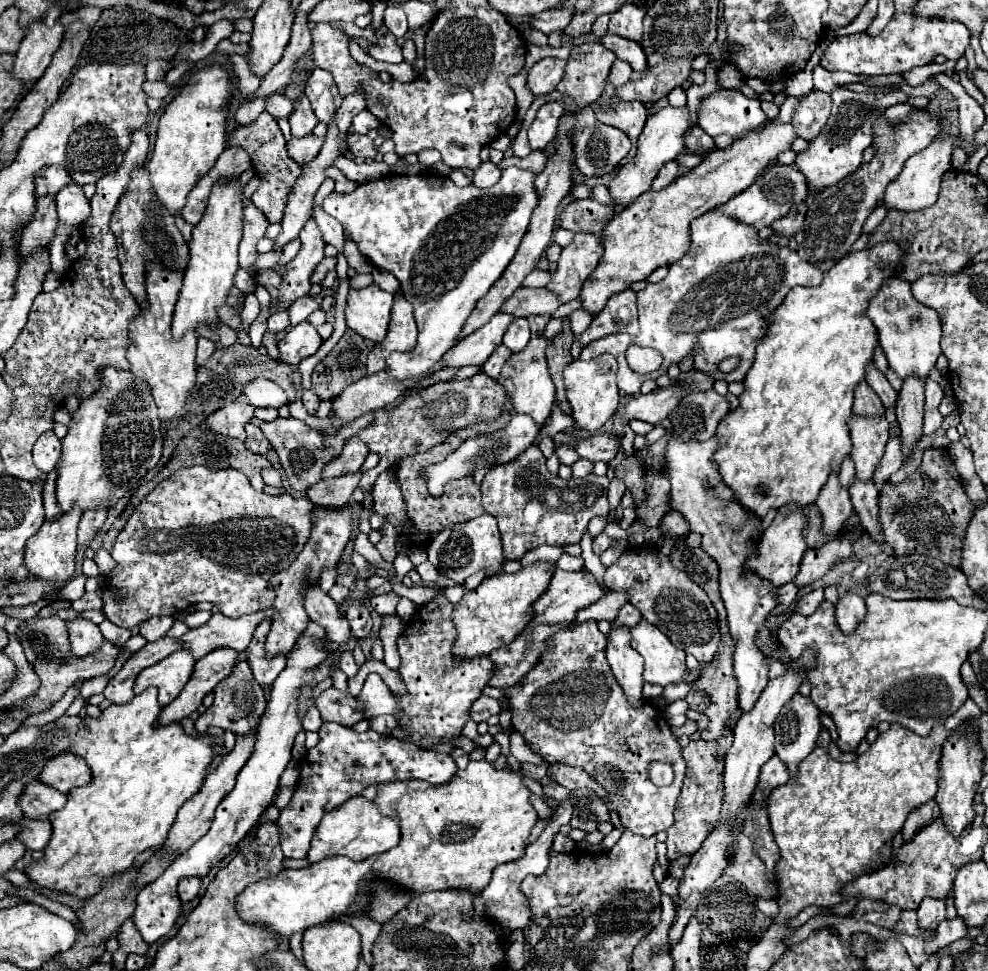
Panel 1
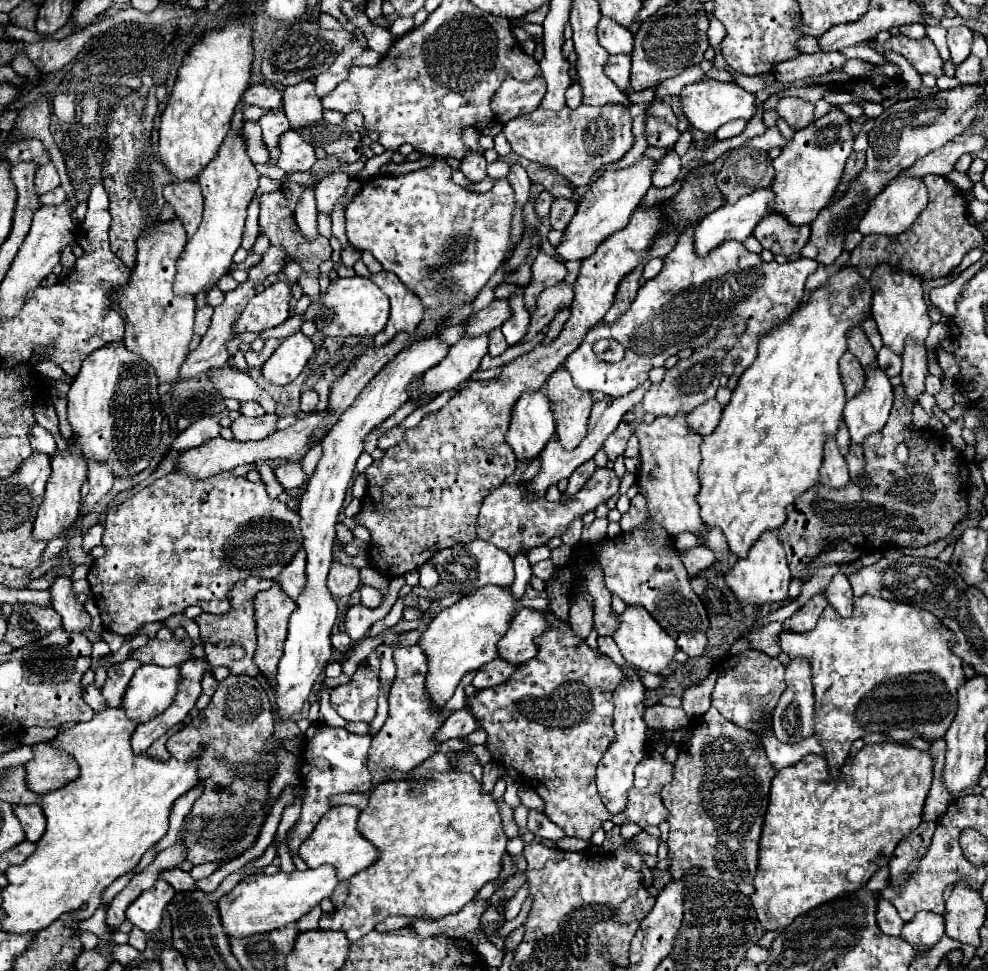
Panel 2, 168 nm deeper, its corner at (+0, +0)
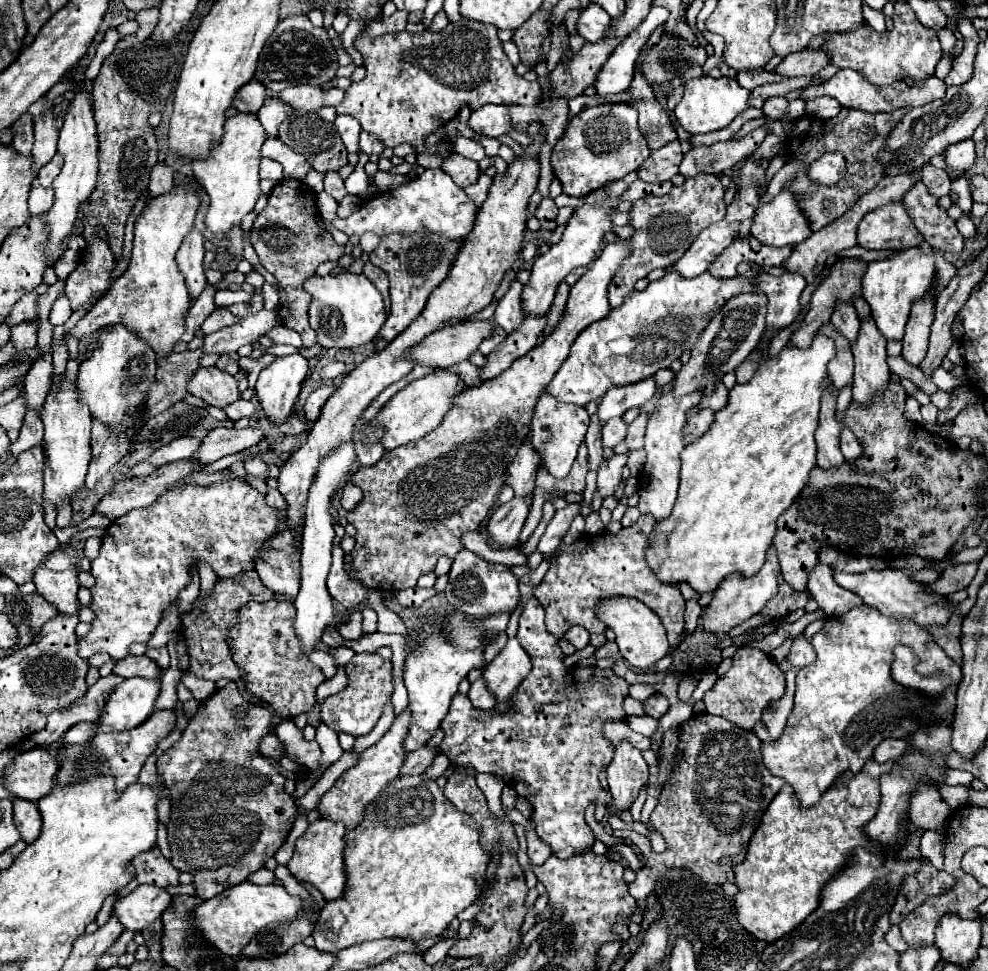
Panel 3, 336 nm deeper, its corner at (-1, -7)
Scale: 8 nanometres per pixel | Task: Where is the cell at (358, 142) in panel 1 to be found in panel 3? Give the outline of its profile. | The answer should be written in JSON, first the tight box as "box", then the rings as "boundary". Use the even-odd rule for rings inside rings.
{"box":[277,111,347,173],"boundary":[[[289,111],[289,117],[279,125],[277,139],[281,139],[291,151],[303,155],[315,171],[327,173],[327,171],[337,171],[343,165],[347,165],[347,149],[343,141],[339,141],[339,133],[335,125],[323,121],[321,117],[317,117],[317,113]]]}

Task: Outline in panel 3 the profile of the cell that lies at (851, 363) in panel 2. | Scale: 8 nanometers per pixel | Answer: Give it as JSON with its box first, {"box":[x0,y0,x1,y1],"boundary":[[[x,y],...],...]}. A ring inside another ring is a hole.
{"box":[817,323,853,389],"boundary":[[[831,323],[821,325],[821,329],[817,333],[827,335],[835,341],[837,355],[827,363],[829,379],[833,381],[833,385],[837,389],[843,389],[845,385],[851,385],[851,381],[853,381],[853,353],[849,349],[849,341],[841,333],[837,333],[837,329],[833,329]]]}

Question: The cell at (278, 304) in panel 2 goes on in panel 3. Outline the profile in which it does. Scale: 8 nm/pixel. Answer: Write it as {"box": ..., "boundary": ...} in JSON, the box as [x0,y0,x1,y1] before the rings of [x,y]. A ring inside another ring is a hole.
{"box":[203,309,279,355],"boundary":[[[261,309],[259,313],[247,315],[237,325],[223,327],[217,333],[207,335],[203,341],[203,353],[217,353],[217,355],[235,353],[241,345],[255,343],[267,329],[271,329],[275,325],[279,325],[277,311]]]}

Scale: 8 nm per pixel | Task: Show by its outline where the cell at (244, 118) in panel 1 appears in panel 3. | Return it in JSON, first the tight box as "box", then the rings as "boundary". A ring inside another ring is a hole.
{"box":[261,159,283,181],"boundary":[[[261,159],[261,179],[281,181],[283,179],[283,167],[279,163],[275,163],[273,159]]]}

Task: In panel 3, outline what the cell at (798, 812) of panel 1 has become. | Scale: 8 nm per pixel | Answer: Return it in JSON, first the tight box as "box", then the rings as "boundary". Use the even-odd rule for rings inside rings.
{"box":[735,761,893,943],"boundary":[[[867,761],[861,773],[843,773],[825,793],[823,797],[811,807],[811,809],[801,809],[795,797],[795,791],[785,785],[767,811],[763,813],[761,823],[757,825],[749,845],[747,845],[747,855],[743,863],[735,865],[735,885],[739,887],[739,893],[735,895],[735,907],[737,907],[737,921],[747,929],[751,935],[755,935],[761,941],[773,943],[781,939],[785,933],[793,931],[801,921],[811,915],[817,909],[819,893],[823,885],[843,869],[847,863],[851,851],[857,845],[871,847],[871,841],[865,837],[863,827],[875,817],[879,809],[879,775],[883,775],[887,769],[893,767],[893,761],[887,761],[879,765],[877,761]]]}

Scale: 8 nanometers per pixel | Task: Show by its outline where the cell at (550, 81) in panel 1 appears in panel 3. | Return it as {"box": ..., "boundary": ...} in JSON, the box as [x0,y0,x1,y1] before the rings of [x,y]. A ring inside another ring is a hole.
{"box":[467,105,513,137],"boundary":[[[483,105],[475,109],[467,121],[467,127],[487,137],[503,137],[513,131],[509,121],[509,105]]]}

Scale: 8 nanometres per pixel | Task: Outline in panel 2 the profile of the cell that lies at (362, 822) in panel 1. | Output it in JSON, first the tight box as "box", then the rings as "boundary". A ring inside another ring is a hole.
{"box":[300,806,380,880],"boundary":[[[334,806],[334,810],[328,810],[322,816],[322,822],[314,828],[314,834],[300,846],[300,858],[310,866],[318,868],[322,864],[332,864],[338,872],[340,880],[346,880],[354,876],[356,872],[368,868],[370,864],[376,862],[380,856],[378,848],[372,846],[360,832],[358,832],[358,814],[360,810],[354,806]]]}

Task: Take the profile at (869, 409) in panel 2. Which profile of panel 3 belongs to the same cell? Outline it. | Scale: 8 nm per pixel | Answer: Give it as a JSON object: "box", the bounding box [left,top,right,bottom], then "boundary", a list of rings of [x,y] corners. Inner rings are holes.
{"box":[851,317,889,405],"boundary":[[[869,317],[861,321],[857,341],[851,345],[855,355],[855,379],[853,379],[853,401],[867,405],[879,389],[885,389],[889,383],[887,369],[887,339],[881,337],[875,321]]]}

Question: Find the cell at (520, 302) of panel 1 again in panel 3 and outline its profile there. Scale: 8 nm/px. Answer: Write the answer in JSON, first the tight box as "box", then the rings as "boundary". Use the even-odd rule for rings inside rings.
{"box":[403,321,491,367],"boundary":[[[491,321],[443,327],[427,335],[423,341],[419,341],[419,345],[407,349],[403,357],[413,361],[415,365],[449,367],[465,361],[473,351],[477,351],[479,343],[487,335],[491,335]]]}

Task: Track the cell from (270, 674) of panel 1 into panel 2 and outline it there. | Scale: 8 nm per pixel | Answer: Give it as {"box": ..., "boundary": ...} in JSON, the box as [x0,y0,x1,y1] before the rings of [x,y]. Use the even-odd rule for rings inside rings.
{"box":[196,578,272,676],"boundary":[[[246,578],[246,582],[238,582],[234,590],[230,590],[230,600],[234,606],[230,608],[228,614],[214,616],[202,612],[196,622],[200,626],[200,634],[206,634],[206,638],[214,638],[210,646],[206,646],[206,660],[210,662],[212,668],[216,666],[228,666],[232,674],[248,674],[248,676],[258,676],[260,670],[254,664],[254,652],[256,652],[256,618],[254,618],[254,596],[260,590],[268,590],[272,586],[270,580],[262,578]]]}

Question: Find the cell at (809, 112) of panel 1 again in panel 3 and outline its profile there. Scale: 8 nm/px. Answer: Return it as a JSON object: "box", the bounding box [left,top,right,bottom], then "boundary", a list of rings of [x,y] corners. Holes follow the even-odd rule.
{"box":[763,97,787,119],"boundary":[[[769,97],[765,103],[763,103],[763,113],[771,119],[779,119],[787,113],[787,99],[785,97]]]}

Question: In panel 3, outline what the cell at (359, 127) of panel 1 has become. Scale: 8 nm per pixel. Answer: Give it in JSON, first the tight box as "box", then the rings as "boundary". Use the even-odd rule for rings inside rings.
{"box":[333,115,361,153],"boundary":[[[337,115],[333,125],[337,127],[347,151],[357,153],[359,151],[359,131],[361,131],[359,121],[355,121],[355,117],[351,117],[351,115]]]}

